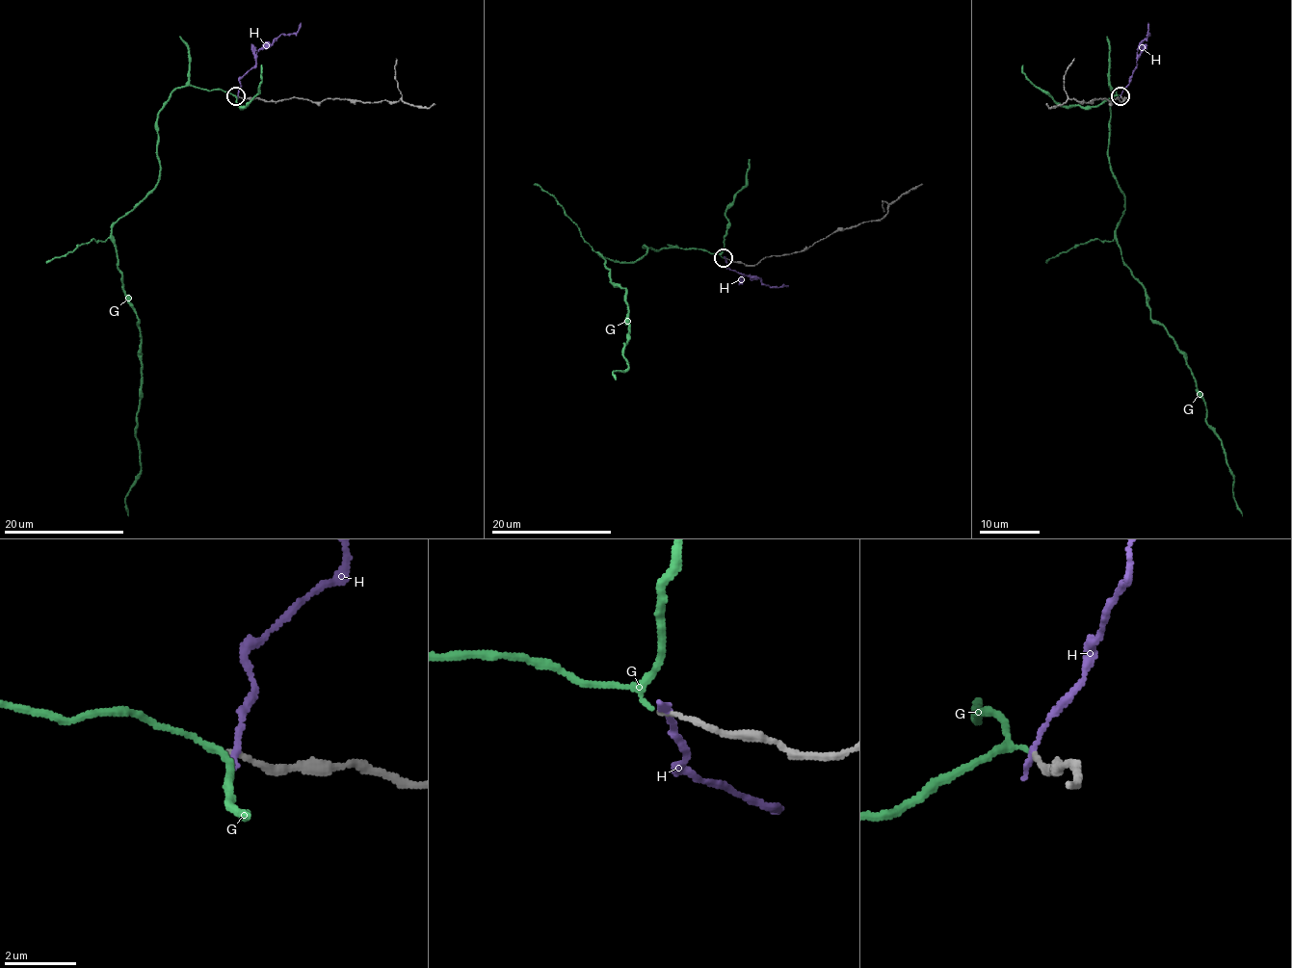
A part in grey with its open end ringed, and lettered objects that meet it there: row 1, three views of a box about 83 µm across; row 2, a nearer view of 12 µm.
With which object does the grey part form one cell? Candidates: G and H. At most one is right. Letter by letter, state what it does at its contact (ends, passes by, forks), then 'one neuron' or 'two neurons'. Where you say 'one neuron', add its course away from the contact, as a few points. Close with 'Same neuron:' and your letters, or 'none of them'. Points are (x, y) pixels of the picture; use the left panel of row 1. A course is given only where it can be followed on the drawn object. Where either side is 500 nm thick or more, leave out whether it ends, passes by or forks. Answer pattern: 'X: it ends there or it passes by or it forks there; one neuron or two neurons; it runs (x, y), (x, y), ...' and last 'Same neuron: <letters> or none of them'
G: it passes by; one neuron; it runs (235, 95), (188, 87), (171, 93), (156, 121), (158, 184), (111, 229), (140, 328), (140, 469), (128, 515)
H: it ends there; two neurons
Same neuron: G

